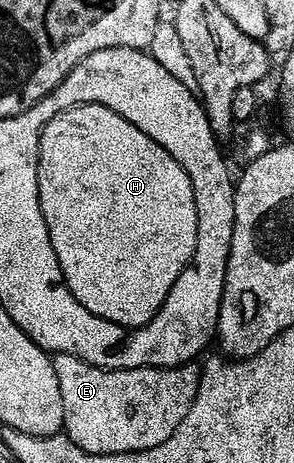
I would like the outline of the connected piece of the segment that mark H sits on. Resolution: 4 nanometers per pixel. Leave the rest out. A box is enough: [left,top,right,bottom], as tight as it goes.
[38,103,198,327]

